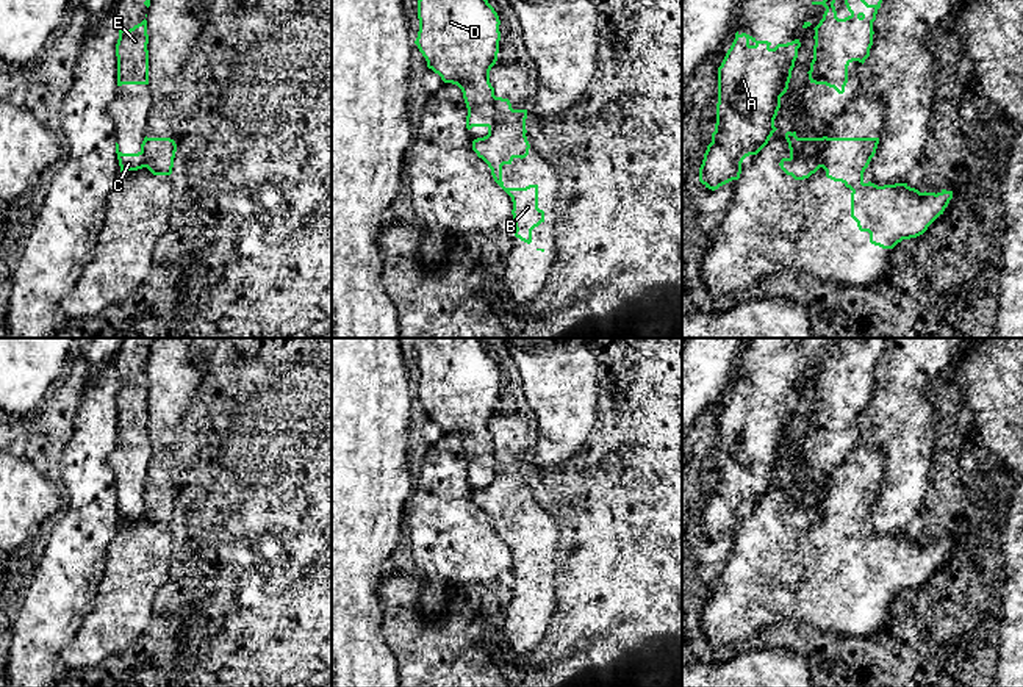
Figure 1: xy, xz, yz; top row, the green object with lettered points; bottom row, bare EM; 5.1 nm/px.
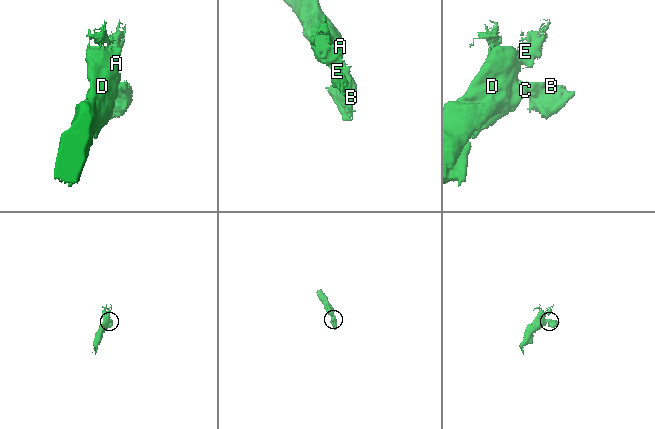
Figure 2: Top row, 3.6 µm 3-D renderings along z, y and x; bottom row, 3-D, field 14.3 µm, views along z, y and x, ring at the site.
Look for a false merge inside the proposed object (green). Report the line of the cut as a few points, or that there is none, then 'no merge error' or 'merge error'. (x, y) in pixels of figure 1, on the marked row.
yz (789, 144), (795, 155), (817, 155), (821, 166) | merge error

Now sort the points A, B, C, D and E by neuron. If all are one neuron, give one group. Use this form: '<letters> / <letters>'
A C D E / B

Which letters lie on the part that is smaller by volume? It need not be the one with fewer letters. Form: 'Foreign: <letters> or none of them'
Foreign: B

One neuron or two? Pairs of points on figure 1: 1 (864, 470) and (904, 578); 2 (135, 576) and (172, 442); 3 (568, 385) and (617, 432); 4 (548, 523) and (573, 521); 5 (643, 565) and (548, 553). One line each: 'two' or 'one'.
1: one
2: one
3: two
4: two
5: two

